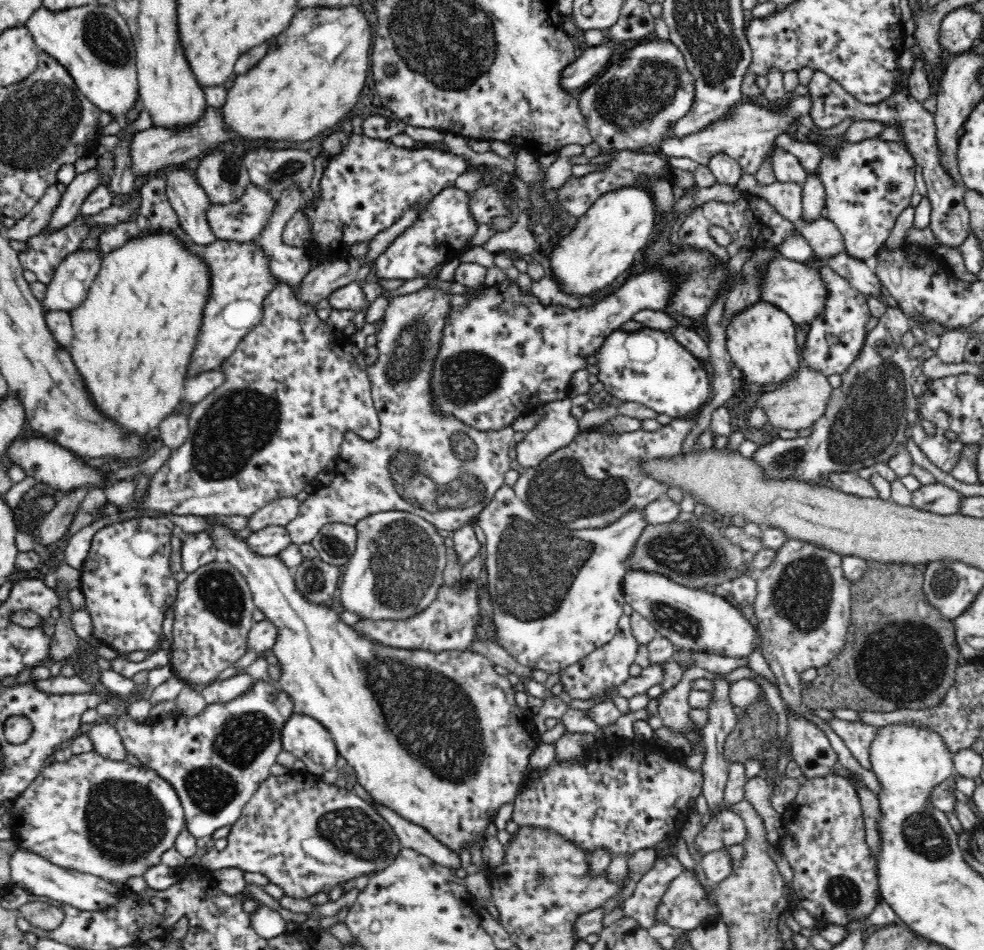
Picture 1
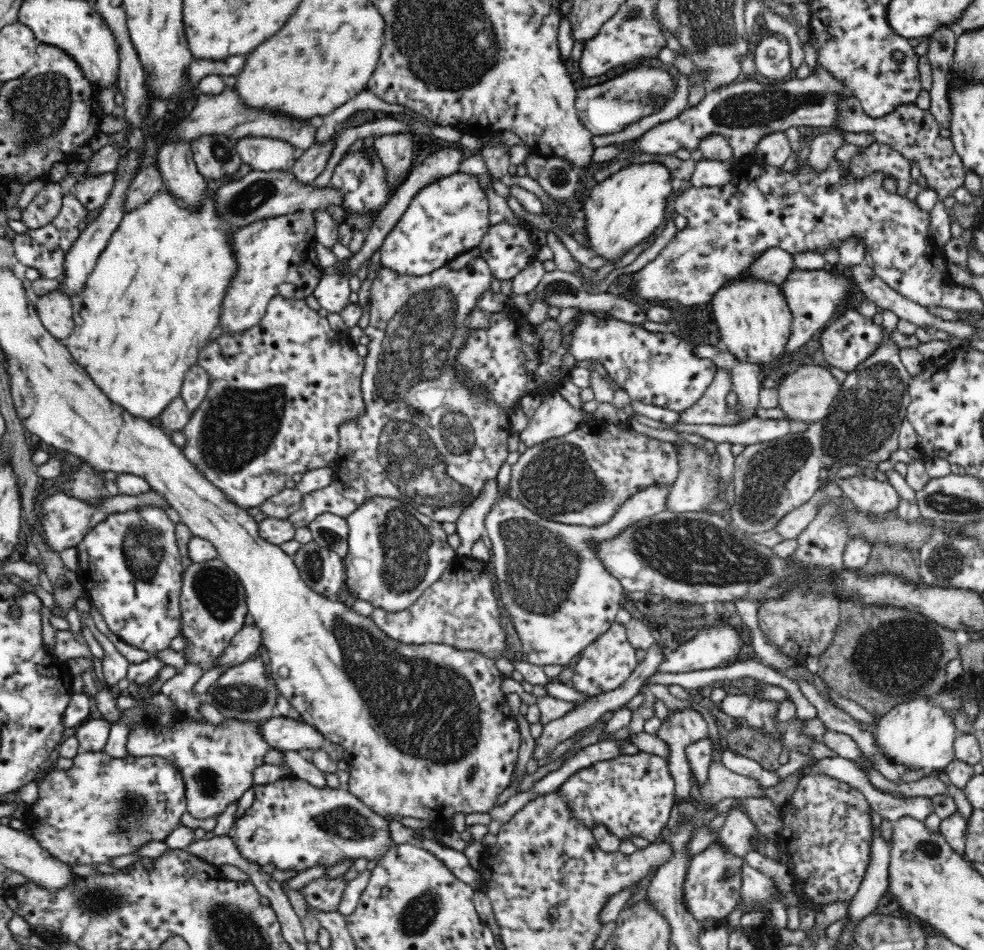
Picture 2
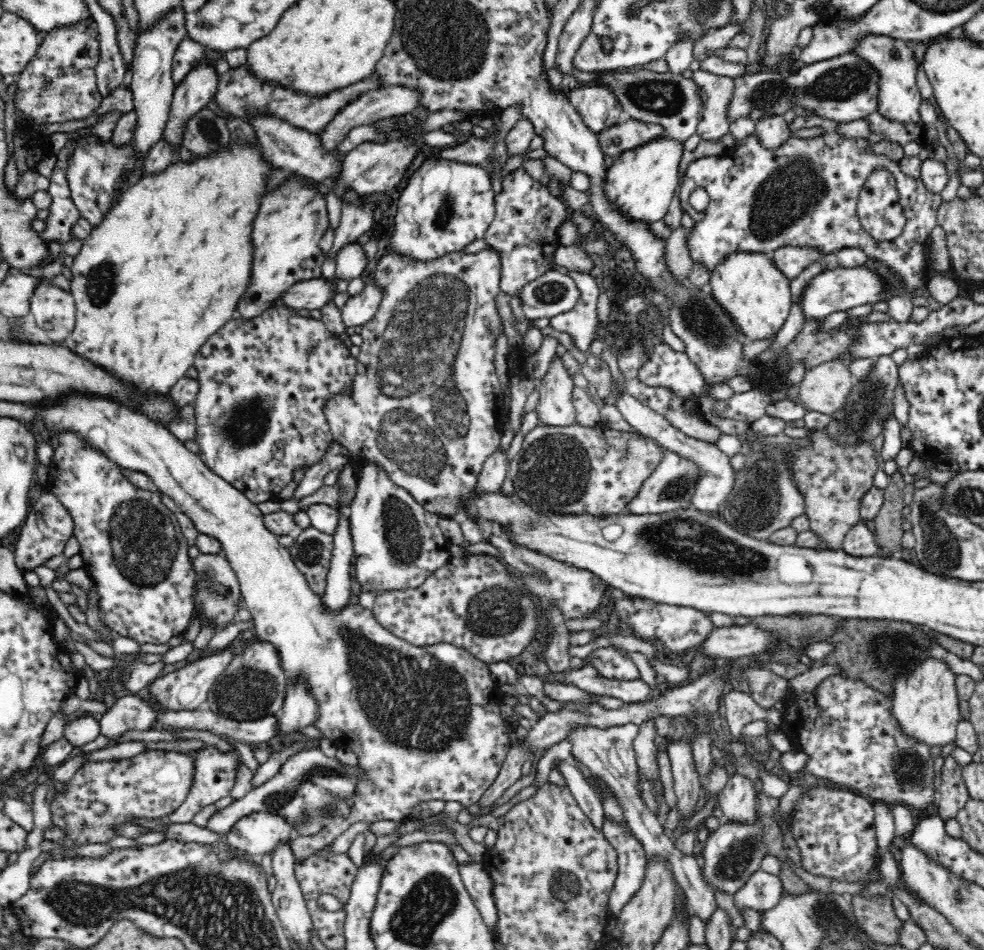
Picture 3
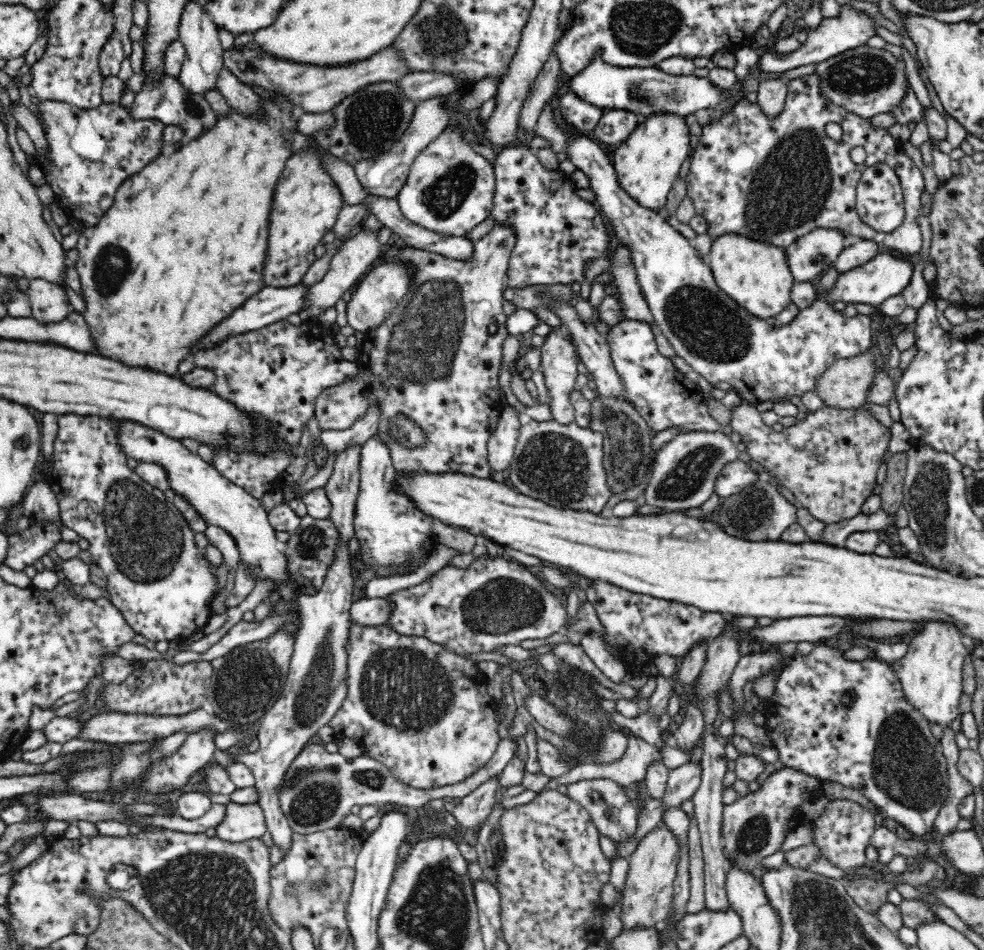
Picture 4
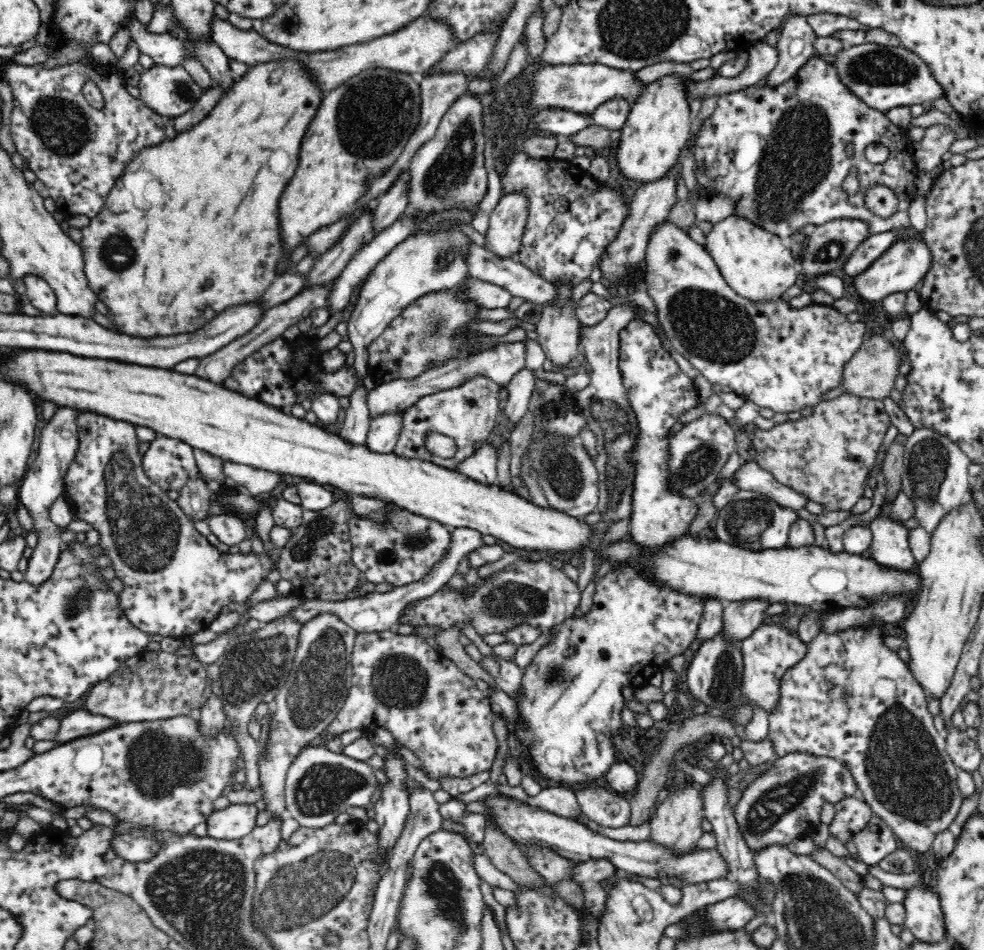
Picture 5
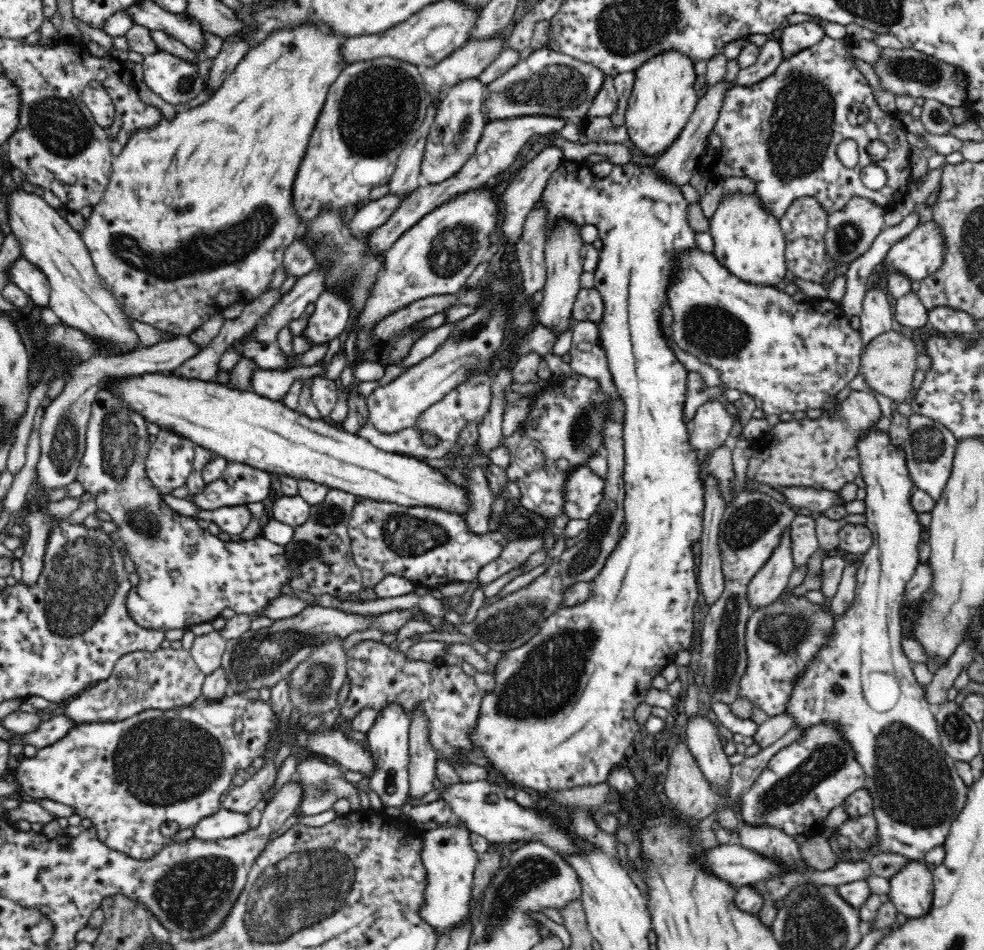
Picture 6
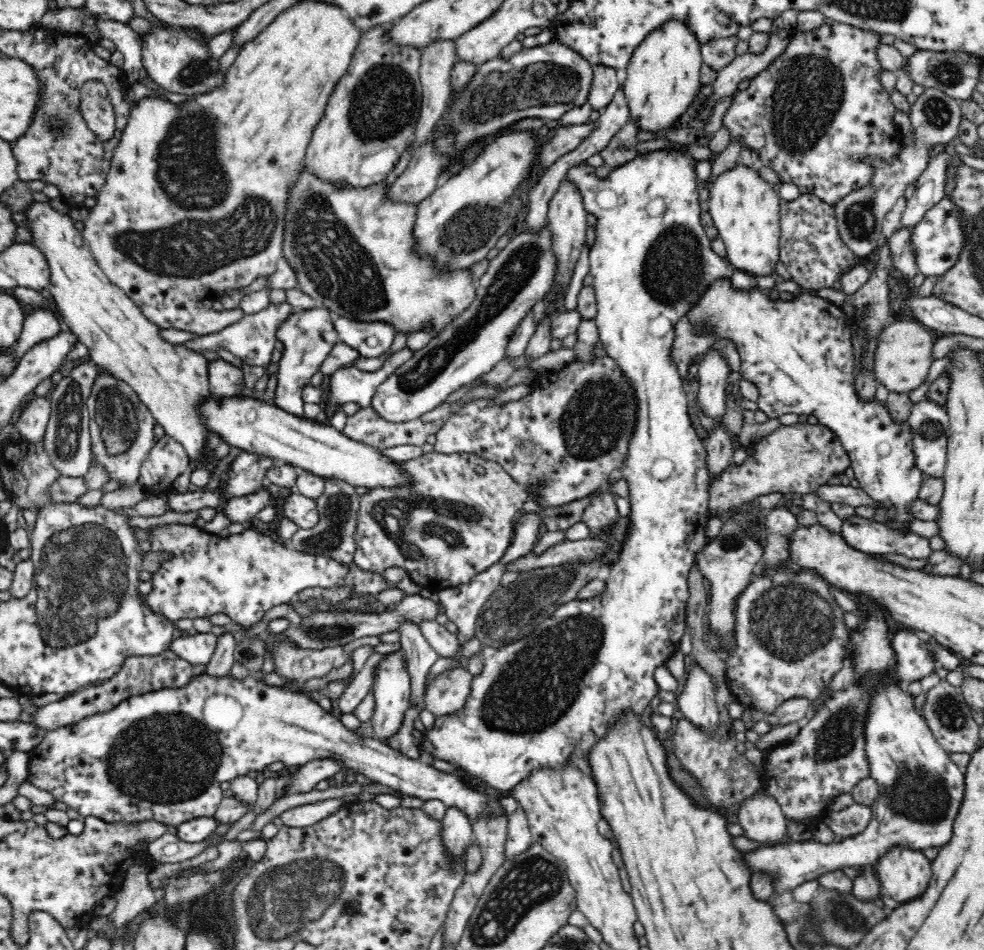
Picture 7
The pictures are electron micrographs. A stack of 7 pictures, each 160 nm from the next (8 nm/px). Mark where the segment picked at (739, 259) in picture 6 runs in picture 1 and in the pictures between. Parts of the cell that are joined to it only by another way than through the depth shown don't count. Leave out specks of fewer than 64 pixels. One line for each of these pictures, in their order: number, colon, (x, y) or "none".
1: (761, 340)
2: (754, 320)
3: (757, 297)
4: (756, 275)
5: (754, 263)

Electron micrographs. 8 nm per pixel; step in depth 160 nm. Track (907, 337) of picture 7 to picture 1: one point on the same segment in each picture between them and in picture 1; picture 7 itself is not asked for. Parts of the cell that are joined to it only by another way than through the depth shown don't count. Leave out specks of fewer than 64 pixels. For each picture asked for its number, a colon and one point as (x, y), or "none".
1: (799, 403)
2: (807, 395)
3: (824, 388)
4: (843, 385)
5: (871, 372)
6: (887, 364)

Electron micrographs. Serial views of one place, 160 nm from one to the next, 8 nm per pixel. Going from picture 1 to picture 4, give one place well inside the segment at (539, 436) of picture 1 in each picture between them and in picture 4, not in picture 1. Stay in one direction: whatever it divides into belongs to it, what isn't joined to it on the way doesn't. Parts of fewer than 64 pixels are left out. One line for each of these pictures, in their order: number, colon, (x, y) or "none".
2: (555, 417)
3: (554, 408)
4: (559, 363)

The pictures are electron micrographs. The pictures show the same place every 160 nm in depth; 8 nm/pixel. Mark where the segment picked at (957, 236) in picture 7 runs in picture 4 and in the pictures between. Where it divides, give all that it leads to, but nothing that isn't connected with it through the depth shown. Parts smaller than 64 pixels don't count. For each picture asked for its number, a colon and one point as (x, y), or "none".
4: (887, 274)
5: (905, 263)
6: (919, 255)

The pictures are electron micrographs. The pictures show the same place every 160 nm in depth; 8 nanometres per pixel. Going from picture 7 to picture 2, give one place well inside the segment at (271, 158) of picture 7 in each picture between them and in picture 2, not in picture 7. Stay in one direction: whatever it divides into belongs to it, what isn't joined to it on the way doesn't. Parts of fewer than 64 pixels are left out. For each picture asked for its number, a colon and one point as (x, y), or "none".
2: (153, 301)
3: (164, 270)
4: (194, 224)
5: (210, 197)
6: (209, 188)

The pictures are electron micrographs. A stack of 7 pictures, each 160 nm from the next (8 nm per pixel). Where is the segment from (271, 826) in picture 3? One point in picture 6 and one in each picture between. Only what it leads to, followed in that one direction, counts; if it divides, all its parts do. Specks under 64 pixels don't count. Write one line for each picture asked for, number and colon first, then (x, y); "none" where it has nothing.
4: (243, 822)
5: (235, 821)
6: (225, 823)

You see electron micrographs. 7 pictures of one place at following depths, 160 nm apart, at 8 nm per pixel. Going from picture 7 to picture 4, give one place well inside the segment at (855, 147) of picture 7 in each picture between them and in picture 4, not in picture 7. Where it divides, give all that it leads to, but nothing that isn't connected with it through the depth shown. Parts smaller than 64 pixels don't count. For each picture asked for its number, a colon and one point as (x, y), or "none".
4: (774, 180)
5: (781, 155)
6: (782, 133)

